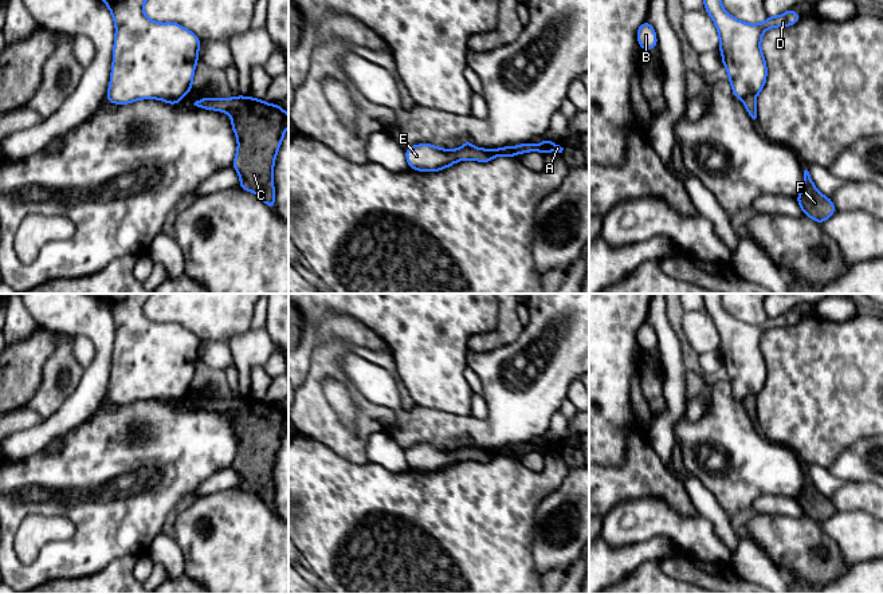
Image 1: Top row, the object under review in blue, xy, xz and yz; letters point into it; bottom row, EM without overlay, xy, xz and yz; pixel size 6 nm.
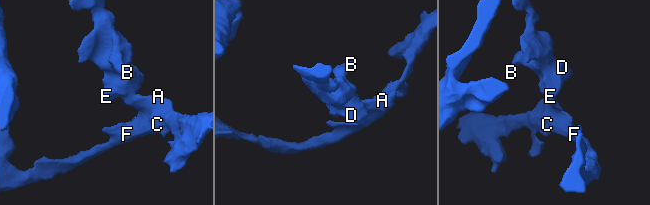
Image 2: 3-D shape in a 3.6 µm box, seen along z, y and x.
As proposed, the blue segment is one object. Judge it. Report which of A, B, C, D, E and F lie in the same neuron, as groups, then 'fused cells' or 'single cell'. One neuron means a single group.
A C F / B D E; fused cells

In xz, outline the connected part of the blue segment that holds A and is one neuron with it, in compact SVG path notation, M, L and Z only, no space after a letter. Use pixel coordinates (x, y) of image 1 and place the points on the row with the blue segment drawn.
M543 139L541 143L537 143L537 145L531 145L526 142L517 146L505 146L499 149L480 149L476 146L470 146L470 147L460 149L458 152L458 160L459 161L474 160L478 162L490 162L492 158L501 157L501 156L518 157L519 152L522 154L526 154L529 152L539 152L542 154L546 154L549 152L562 153L562 150L564 147L561 147L560 145L549 139Z

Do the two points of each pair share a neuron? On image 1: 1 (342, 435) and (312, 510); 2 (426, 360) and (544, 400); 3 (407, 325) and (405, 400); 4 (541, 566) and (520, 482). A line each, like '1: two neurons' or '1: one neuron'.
1: two neurons
2: two neurons
3: two neurons
4: two neurons

